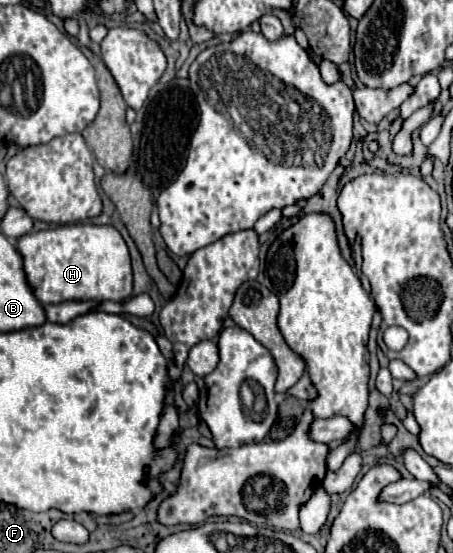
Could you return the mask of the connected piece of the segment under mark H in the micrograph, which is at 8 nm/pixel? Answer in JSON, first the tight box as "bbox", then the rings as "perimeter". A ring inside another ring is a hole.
{"bbox":[17,223,133,303],"perimeter":[[[76,223],[27,233],[17,239],[17,251],[23,257],[27,283],[41,303],[69,299],[109,299],[121,303],[131,295],[133,277],[129,251],[113,225]]]}

